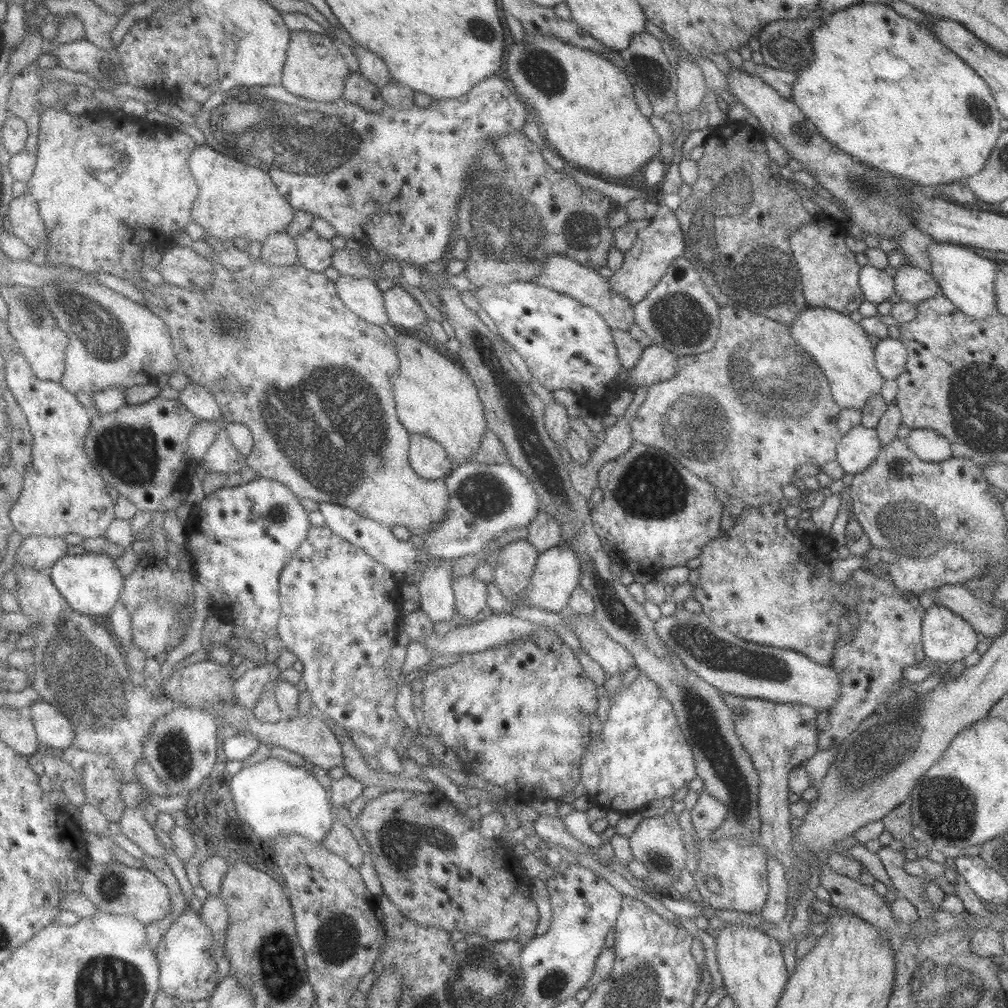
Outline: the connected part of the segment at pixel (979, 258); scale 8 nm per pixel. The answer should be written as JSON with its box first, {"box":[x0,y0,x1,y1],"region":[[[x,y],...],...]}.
{"box":[928,242,999,319],"region":[[[940,242],[928,246],[928,258],[932,264],[932,275],[940,285],[942,294],[958,309],[976,319],[984,319],[998,312],[994,290],[999,262],[966,246]]]}

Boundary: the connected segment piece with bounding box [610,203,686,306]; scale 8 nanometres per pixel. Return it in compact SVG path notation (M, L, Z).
M664 203L659 204L650 225L636 233L636 241L630 250L623 251L624 262L610 278L614 292L630 298L633 306L638 304L660 282L670 265L685 252L684 234L676 213Z

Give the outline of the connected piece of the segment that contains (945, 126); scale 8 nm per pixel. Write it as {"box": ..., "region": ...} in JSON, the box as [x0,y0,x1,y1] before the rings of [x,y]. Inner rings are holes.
{"box":[791,1,1003,188],"region":[[[866,1],[825,14],[822,24],[810,32],[810,43],[812,43],[814,55],[813,62],[806,69],[796,72],[796,84],[792,84],[791,100],[816,125],[820,134],[832,146],[836,145],[839,150],[880,172],[903,178],[908,183],[936,188],[940,185],[963,182],[967,177],[978,174],[986,166],[986,160],[992,154],[1003,131],[1000,127],[1003,116],[999,111],[997,100],[986,81],[947,46],[944,46],[928,26],[901,16],[887,4]]]}

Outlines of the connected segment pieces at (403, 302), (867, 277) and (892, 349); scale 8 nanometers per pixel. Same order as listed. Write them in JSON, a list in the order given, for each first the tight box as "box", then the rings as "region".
[{"box":[385,285,430,329],"region":[[[399,285],[392,287],[385,292],[385,298],[393,326],[418,329],[422,324],[430,322],[428,312],[406,288]]]},{"box":[858,264,894,305],"region":[[[866,264],[860,268],[858,281],[865,300],[876,305],[894,294],[894,277],[889,276],[884,269]]]},{"box":[875,337,907,380],"region":[[[886,337],[880,339],[875,347],[876,368],[885,380],[898,378],[905,370],[907,350],[900,339]]]}]

